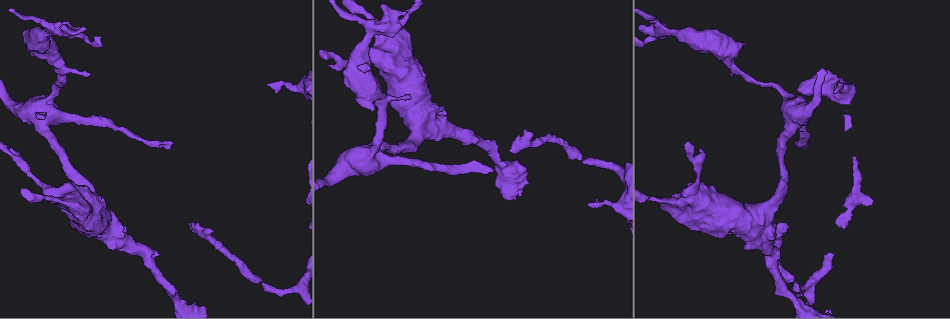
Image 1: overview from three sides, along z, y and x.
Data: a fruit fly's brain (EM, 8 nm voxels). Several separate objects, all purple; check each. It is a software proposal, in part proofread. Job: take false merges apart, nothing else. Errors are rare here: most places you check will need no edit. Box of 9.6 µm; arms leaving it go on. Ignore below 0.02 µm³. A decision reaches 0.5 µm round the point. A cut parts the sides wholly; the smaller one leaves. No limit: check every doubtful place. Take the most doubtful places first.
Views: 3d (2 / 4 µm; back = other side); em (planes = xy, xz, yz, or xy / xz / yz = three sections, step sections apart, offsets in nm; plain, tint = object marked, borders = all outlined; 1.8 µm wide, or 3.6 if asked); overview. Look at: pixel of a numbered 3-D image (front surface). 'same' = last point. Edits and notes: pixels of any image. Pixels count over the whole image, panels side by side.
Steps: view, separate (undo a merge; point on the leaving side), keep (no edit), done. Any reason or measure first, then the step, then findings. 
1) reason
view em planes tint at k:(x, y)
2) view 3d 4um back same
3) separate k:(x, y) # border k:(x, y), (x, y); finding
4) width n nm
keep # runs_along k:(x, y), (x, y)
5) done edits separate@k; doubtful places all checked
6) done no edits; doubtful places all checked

abrupt turn
view em 3.6um planes tint at 1:(49, 108)

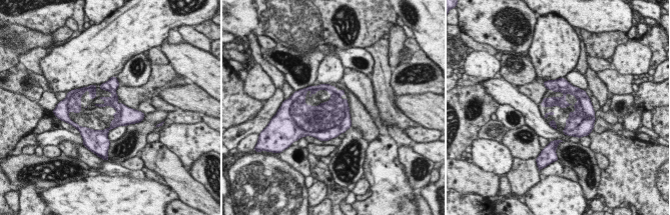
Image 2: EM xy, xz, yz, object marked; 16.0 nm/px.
keep # runs_along 2:(546, 83), (574, 90), (587, 103); continuous, no second neuron

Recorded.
a narrow waist
view em planes tint at 1:(372, 33)

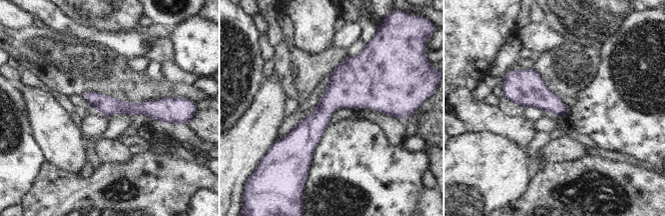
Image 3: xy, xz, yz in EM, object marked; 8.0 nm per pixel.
keep # runs_along 3:(84, 95), (128, 108), (167, 100); one neuron here

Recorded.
calibre changes
view em 3.6um planes plain at 1:(618, 206)

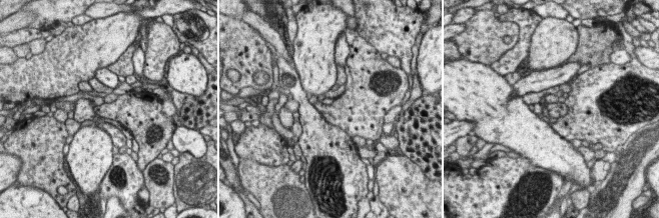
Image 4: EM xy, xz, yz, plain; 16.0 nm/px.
with the object marked
view em 3.6um planes tint same

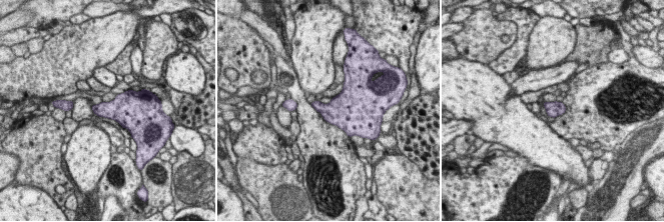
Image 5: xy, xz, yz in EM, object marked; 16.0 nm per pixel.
keep # continuous, no second neuron

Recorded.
done no edits; doubtful places all checked

